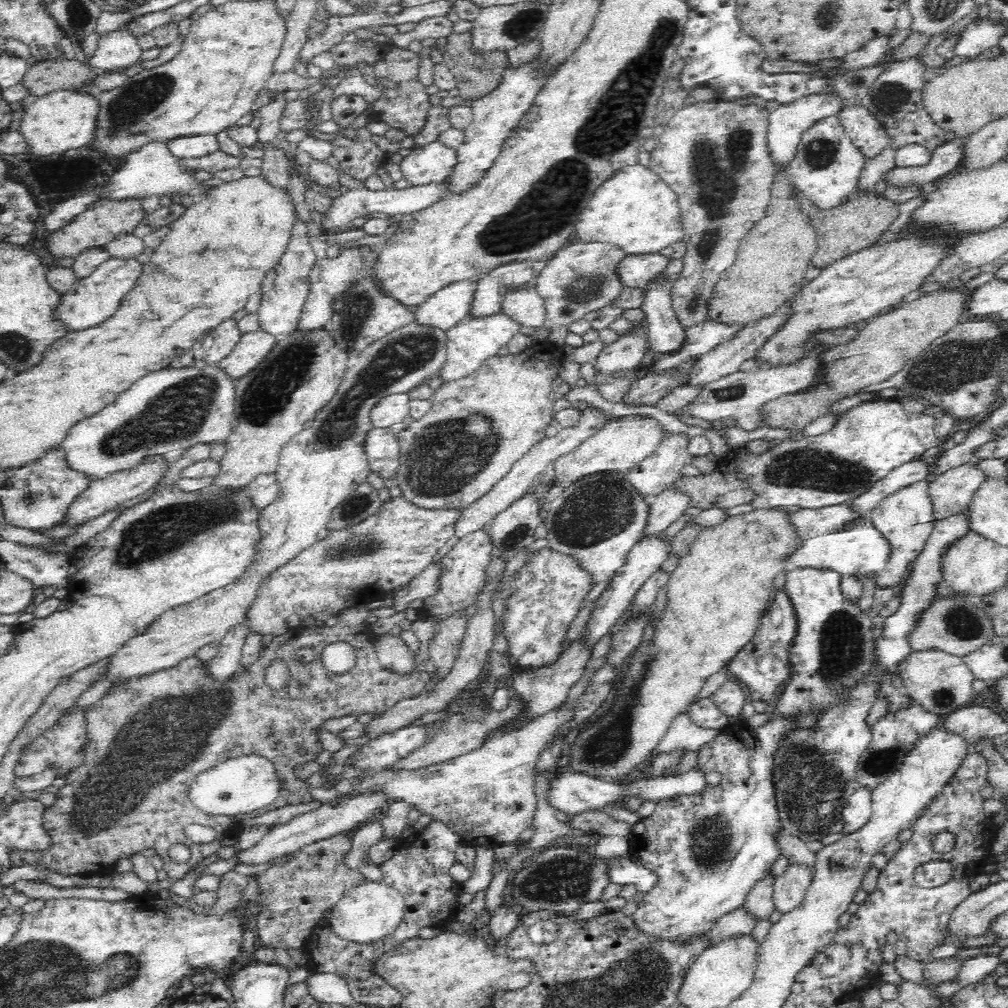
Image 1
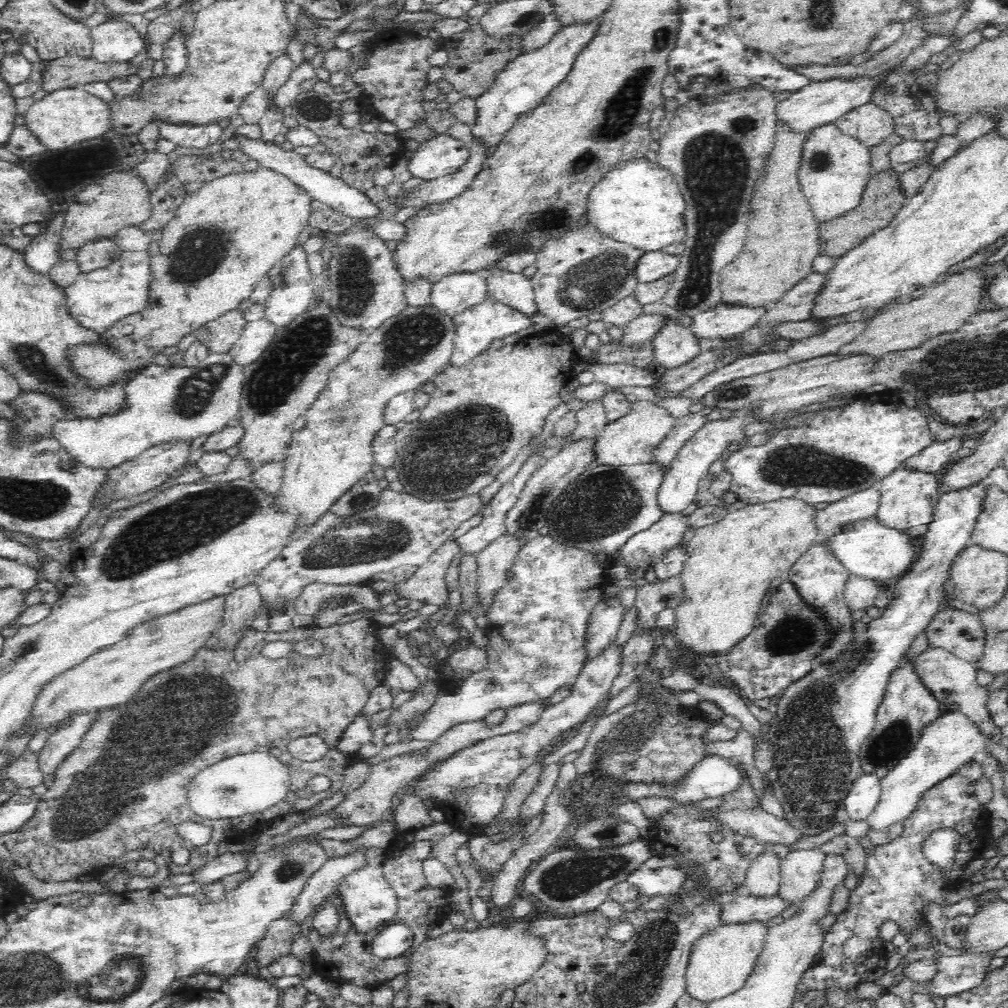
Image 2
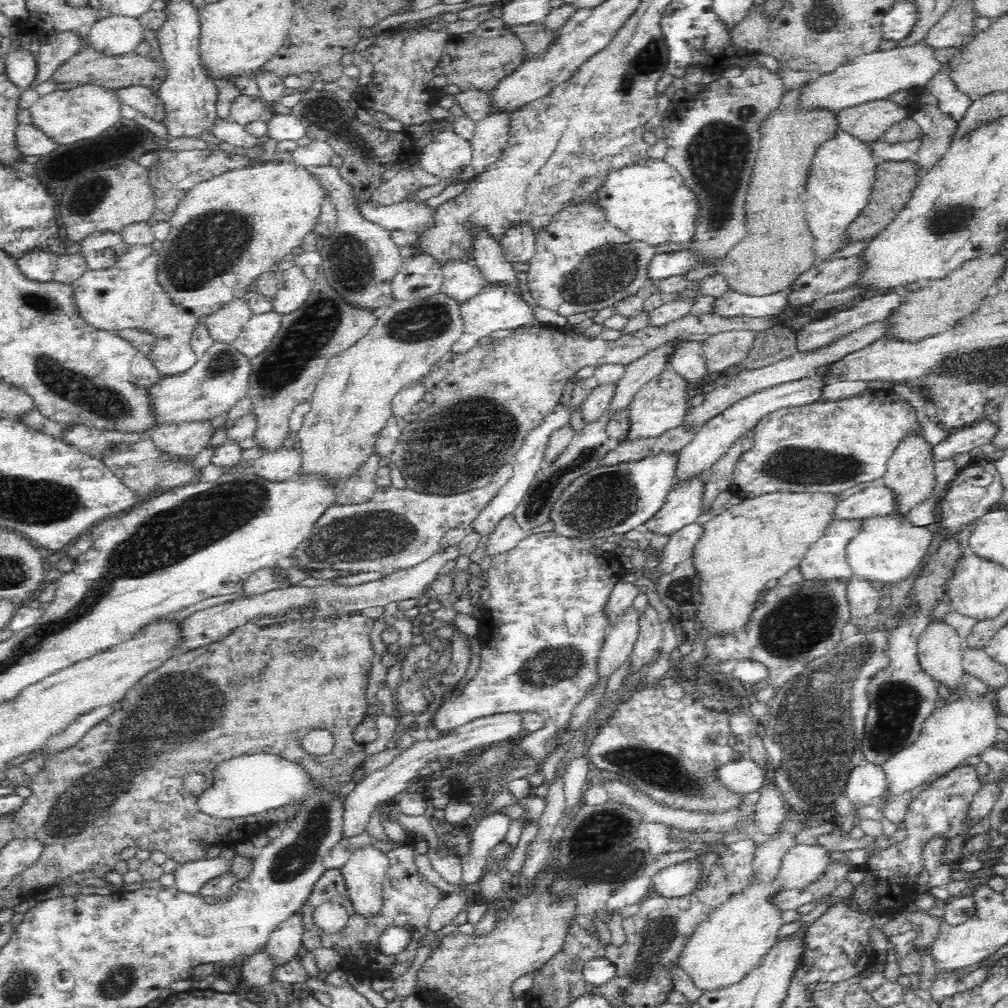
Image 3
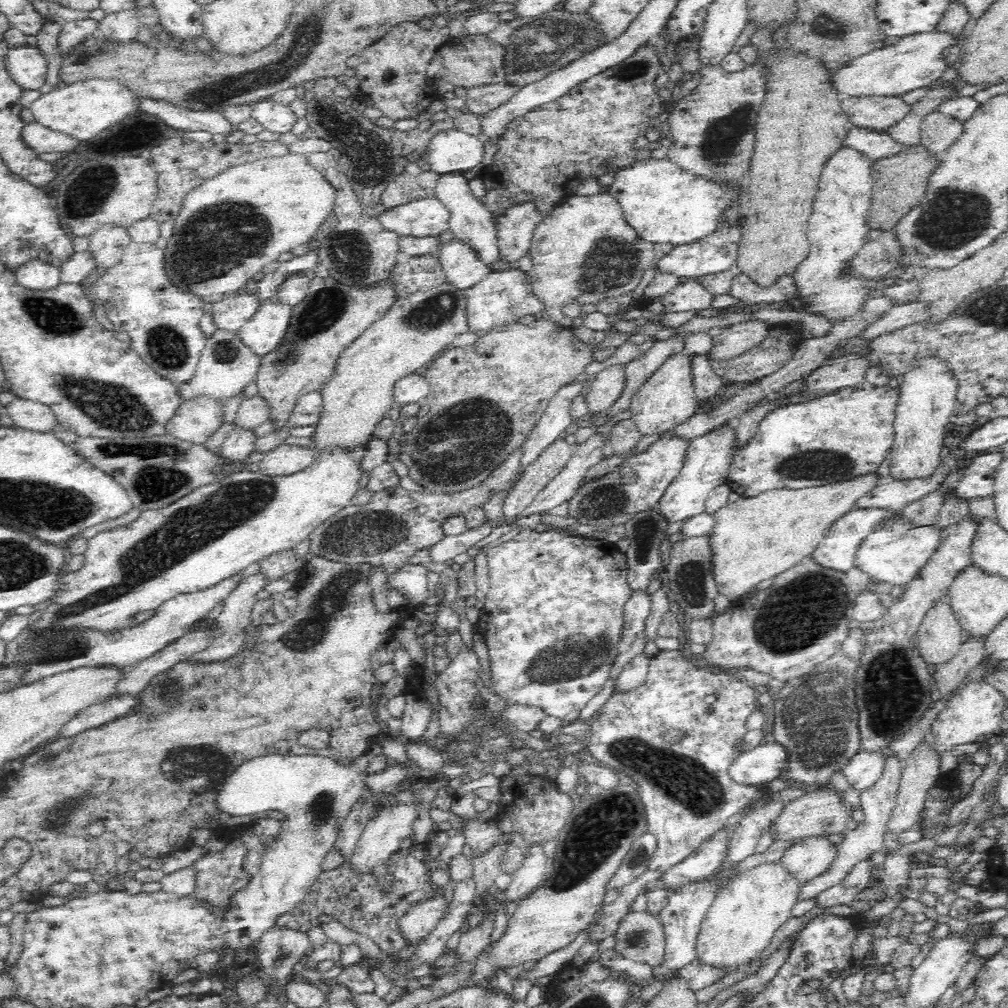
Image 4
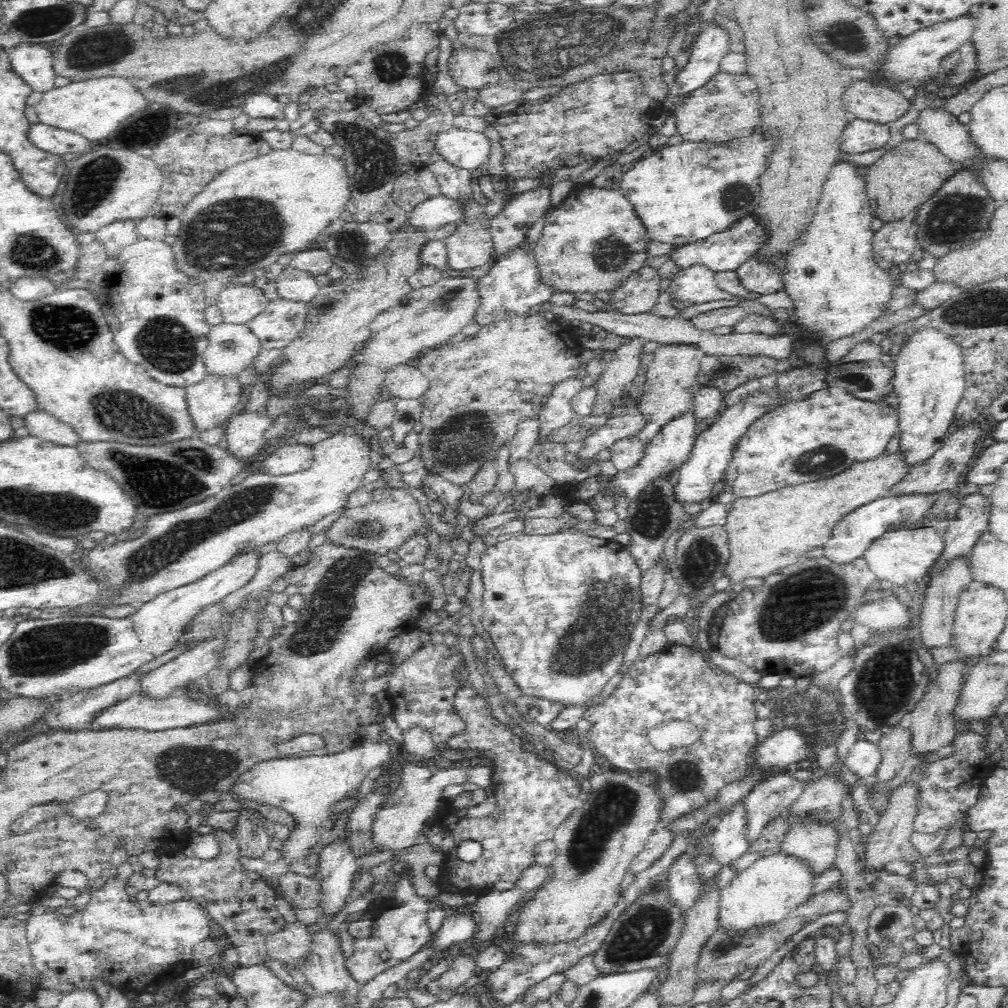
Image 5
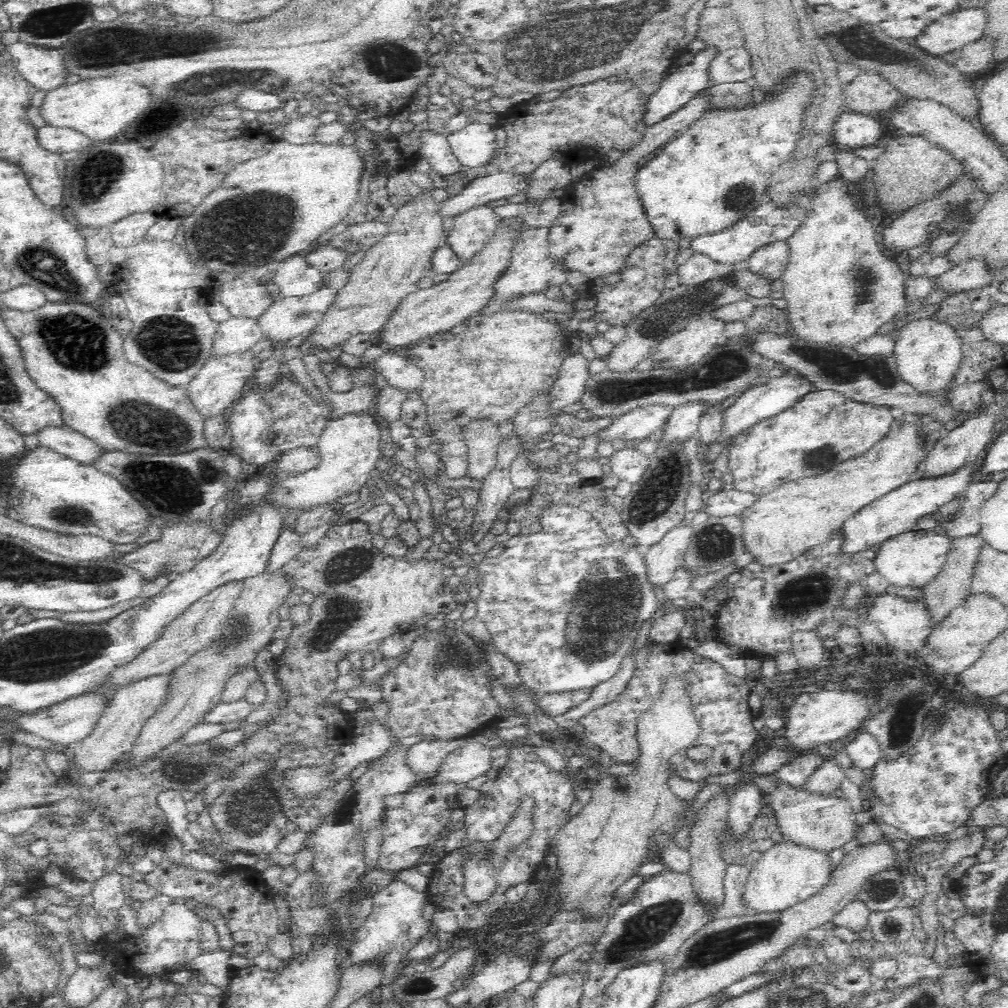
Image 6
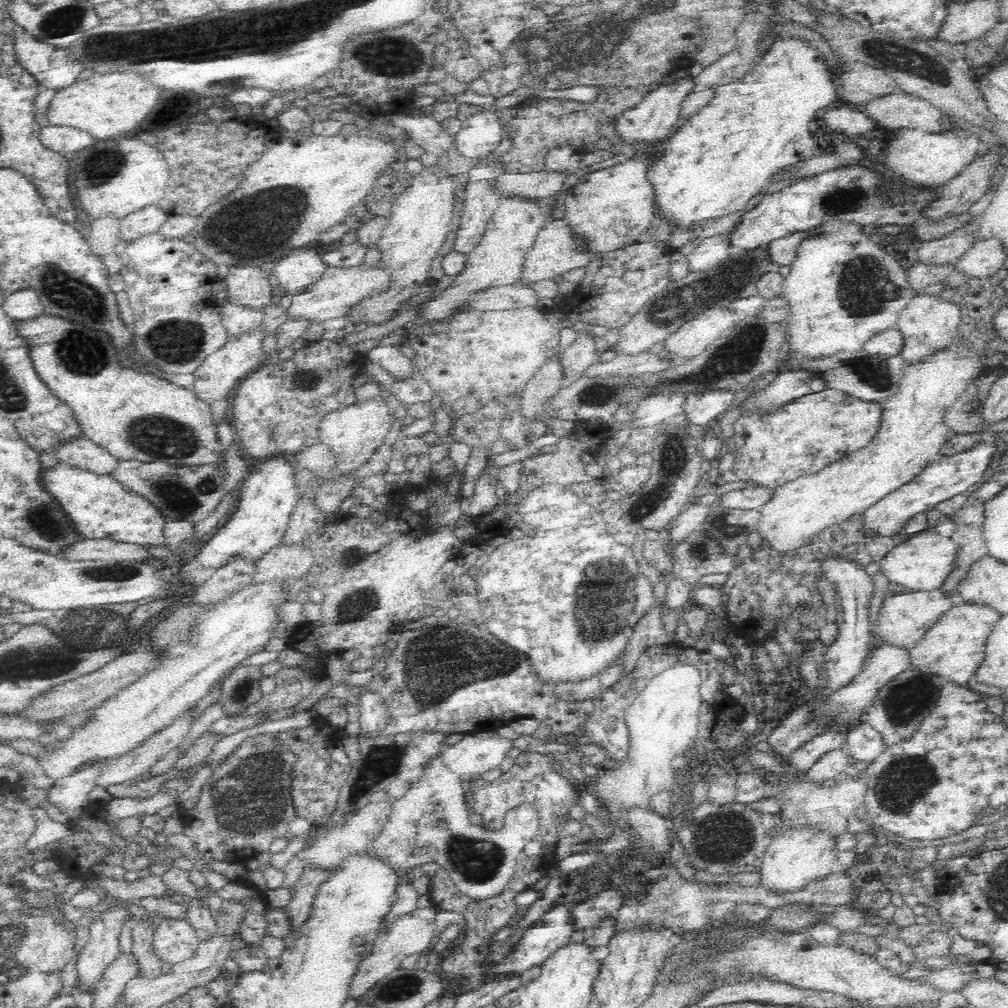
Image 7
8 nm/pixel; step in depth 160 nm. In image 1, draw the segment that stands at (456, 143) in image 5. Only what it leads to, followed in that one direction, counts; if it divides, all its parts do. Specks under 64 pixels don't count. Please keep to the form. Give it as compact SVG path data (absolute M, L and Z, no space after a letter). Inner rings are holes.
M442 141L415 146L411 153L403 158L400 169L404 173L404 178L410 181L410 186L444 181L454 172L454 168L458 164L458 151L456 150L456 147L444 145Z

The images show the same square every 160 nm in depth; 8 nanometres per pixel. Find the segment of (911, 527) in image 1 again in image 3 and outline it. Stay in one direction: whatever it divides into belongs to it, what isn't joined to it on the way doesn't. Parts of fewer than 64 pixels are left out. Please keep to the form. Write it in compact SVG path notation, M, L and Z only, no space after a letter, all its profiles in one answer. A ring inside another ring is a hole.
M918 428L918 432L906 434L900 442L897 443L891 457L886 463L886 472L880 483L896 492L896 501L898 515L905 515L908 509L918 502L923 501L935 485L935 462L934 446L924 438L923 429Z

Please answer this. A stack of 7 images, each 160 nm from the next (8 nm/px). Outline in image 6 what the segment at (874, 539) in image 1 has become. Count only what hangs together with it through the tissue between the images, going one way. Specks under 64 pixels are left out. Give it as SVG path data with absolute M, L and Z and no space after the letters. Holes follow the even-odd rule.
M934 529L912 530L882 542L882 548L874 560L875 571L896 586L923 589L939 576L951 546L951 536L936 533Z

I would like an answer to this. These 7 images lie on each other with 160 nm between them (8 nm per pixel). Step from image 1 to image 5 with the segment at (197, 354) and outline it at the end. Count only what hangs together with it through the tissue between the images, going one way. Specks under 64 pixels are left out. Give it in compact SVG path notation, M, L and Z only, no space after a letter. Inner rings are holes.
M225 282L217 300L223 321L232 324L251 322L263 312L266 304L262 289L239 282Z

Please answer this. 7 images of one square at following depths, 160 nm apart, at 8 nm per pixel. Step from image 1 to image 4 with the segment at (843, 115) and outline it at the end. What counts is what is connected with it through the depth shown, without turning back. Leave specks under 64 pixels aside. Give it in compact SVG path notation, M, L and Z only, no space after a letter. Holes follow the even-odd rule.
M898 96L843 97L842 110L854 126L886 131L898 124L911 109L911 105Z

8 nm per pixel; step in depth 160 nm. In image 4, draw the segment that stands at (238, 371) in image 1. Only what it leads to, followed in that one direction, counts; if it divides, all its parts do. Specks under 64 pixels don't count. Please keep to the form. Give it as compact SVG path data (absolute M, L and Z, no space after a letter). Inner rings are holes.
M266 301L254 317L236 334L241 342L256 352L260 358L271 354L284 342L290 329L293 307L290 304Z

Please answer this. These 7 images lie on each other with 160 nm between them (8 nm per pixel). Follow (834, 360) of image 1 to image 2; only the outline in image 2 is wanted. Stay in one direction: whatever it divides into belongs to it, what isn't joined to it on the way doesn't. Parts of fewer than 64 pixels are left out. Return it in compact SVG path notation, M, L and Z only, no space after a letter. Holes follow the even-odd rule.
M966 268L942 277L930 285L922 298L906 304L892 302L880 309L869 323L868 329L856 341L842 346L839 356L870 354L880 356L886 352L912 350L937 335L958 331L977 311L981 310L982 292L986 286L986 272L980 268Z

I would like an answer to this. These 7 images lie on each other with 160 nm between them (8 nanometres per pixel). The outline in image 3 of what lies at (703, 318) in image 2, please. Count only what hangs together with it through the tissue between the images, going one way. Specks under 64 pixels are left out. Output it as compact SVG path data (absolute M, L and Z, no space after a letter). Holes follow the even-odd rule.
M788 286L784 290L774 292L774 295L756 297L729 288L721 298L715 300L713 313L722 314L723 316L777 317L789 306L789 295L792 290L793 287Z

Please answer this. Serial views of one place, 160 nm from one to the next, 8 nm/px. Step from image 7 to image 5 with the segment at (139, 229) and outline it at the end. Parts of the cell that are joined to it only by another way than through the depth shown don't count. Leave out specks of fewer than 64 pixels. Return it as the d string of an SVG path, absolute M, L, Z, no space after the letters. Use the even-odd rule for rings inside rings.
M138 219L119 220L103 226L94 233L96 240L104 243L105 252L109 258L116 257L118 252L139 239L136 232Z

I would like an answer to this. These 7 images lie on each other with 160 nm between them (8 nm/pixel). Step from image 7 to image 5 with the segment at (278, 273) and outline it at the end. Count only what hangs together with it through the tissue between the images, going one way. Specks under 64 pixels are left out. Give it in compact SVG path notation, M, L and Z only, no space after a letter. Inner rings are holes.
M292 265L284 266L282 272L274 279L274 282L279 299L284 300L310 304L320 290L315 275L298 270L292 267Z

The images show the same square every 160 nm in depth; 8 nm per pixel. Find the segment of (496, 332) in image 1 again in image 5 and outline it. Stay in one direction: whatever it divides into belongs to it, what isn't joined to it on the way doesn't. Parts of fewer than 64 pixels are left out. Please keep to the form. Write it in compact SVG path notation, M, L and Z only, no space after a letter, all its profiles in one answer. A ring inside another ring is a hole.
M525 240L495 261L488 274L478 279L478 284L481 300L473 321L481 326L508 320L514 315L526 315L533 306L549 302L557 291L552 283L542 281L534 246Z

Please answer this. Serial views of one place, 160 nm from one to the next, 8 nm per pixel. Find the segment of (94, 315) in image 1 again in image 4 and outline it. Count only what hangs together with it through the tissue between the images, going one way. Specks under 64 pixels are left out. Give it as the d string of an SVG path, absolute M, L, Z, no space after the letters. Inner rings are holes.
M132 241L128 246L123 248L122 253L123 255L121 256L121 259L114 266L106 269L106 272L102 276L95 278L95 281L92 283L92 288L91 286L88 286L87 288L84 283L81 284L87 294L87 298L91 300L91 303L94 303L97 300L102 302L102 305L106 310L107 318L116 328L122 328L126 333L128 333L130 342L127 343L129 344L130 349L132 349L132 351L134 351L134 353L136 353L136 355L138 355L146 365L150 366L150 368L160 374L161 377L166 378L177 387L185 386L190 380L192 380L192 378L194 378L194 376L196 376L197 365L199 364L202 350L205 348L207 342L206 336L204 336L202 330L200 330L200 320L204 314L205 302L200 296L196 296L191 294L190 291L184 291L178 286L175 286L174 281L168 277L166 261L164 261L164 249L158 248L155 243L136 243Z

